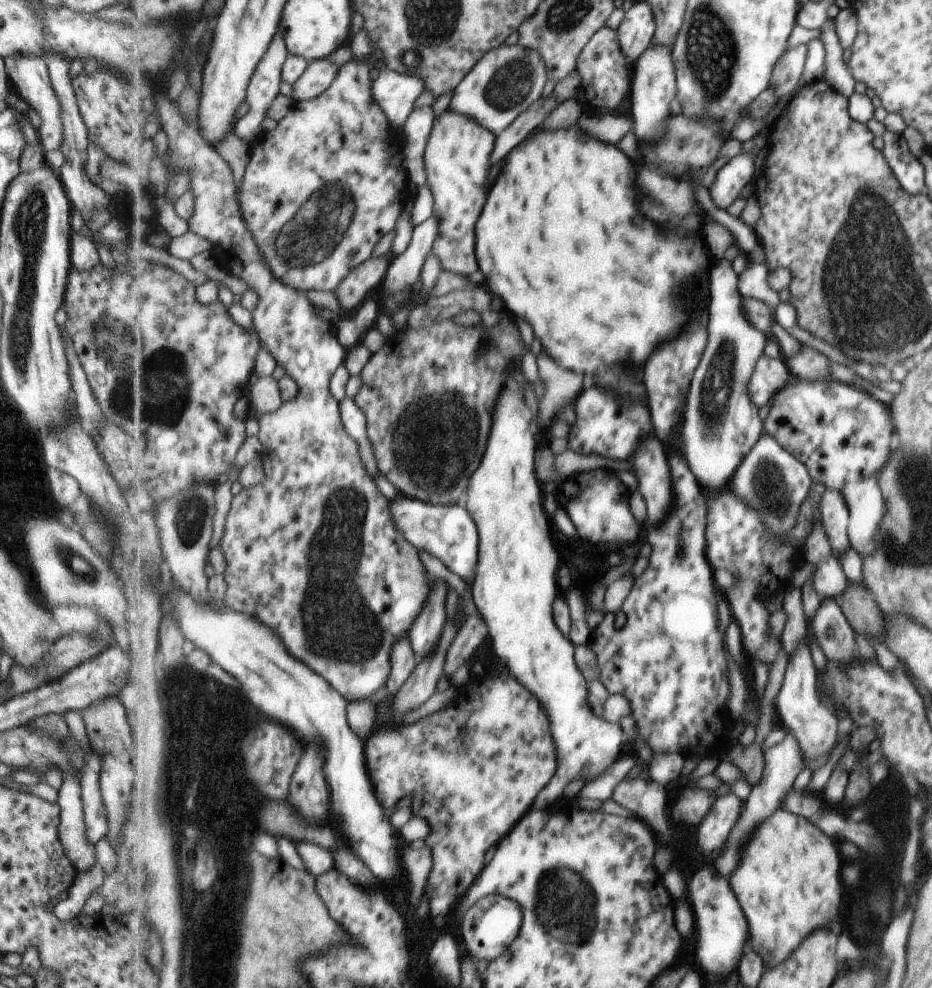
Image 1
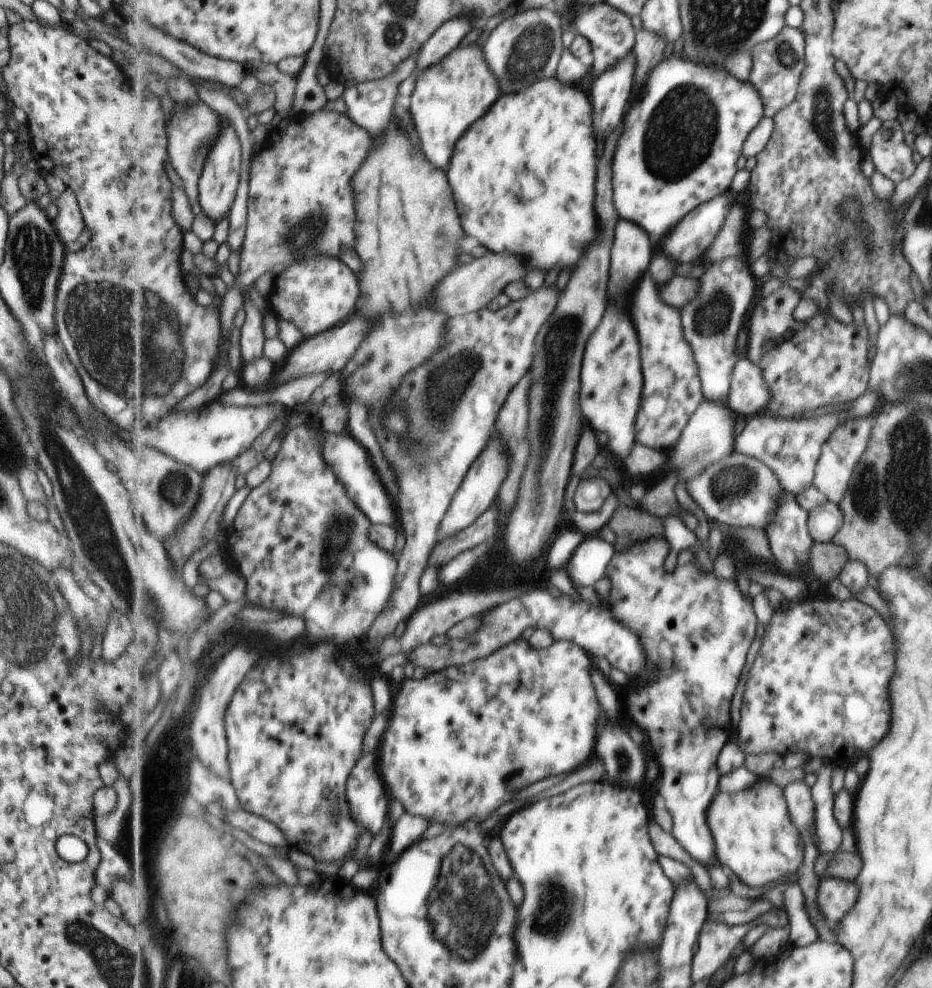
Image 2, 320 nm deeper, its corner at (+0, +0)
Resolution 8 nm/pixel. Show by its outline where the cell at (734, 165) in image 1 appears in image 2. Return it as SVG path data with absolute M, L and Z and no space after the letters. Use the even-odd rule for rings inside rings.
M729 190L712 201L700 204L697 210L685 216L685 222L681 222L665 242L661 242L661 250L665 250L665 254L673 254L673 258L681 262L697 262L715 240L732 204L736 203L735 197L736 193Z

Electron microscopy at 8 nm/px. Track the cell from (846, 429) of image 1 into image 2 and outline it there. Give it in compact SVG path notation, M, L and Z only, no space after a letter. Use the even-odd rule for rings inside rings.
M741 358L737 370L732 370L732 384L726 404L745 419L761 414L772 400L772 388L768 386L763 368L751 359Z

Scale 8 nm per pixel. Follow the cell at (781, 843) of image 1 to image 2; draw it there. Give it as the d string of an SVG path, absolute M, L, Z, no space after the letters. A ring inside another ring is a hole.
M768 774L762 783L737 794L725 794L719 790L717 802L713 802L713 808L709 809L708 823L713 838L716 840L716 858L721 864L726 864L728 870L731 870L748 886L761 887L779 877L783 881L783 875L787 872L794 877L798 866L802 863L803 841L796 824L789 816L784 789L775 784Z

